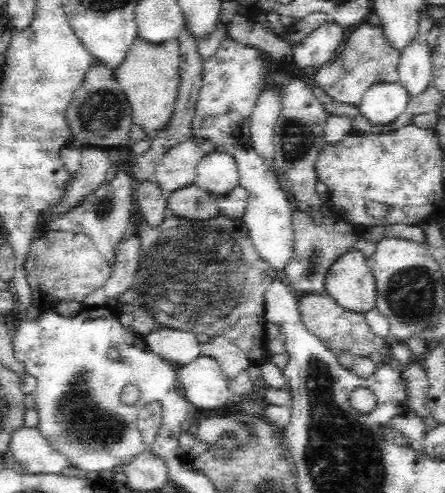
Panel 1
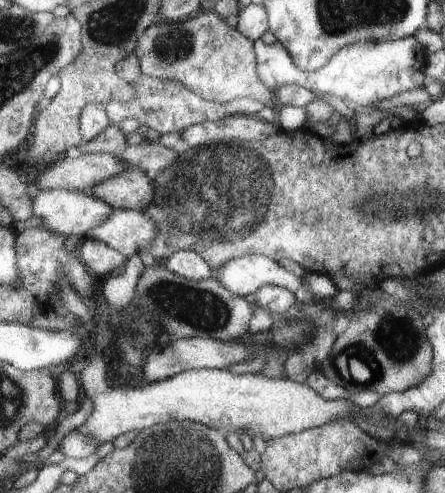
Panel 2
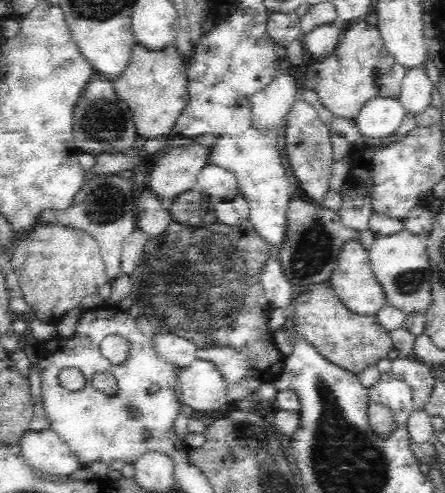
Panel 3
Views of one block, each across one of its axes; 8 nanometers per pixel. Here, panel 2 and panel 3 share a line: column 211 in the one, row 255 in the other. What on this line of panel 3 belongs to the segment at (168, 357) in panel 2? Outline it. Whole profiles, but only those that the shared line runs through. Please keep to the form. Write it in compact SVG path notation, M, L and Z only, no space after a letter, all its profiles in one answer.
M348 240L340 254L338 254L338 264L336 264L336 270L334 274L330 276L328 284L334 288L336 296L346 304L348 310L352 310L354 314L360 314L360 316L376 316L386 302L386 294L384 294L384 288L382 284L378 282L372 266L370 266L370 250L366 250L360 240Z

